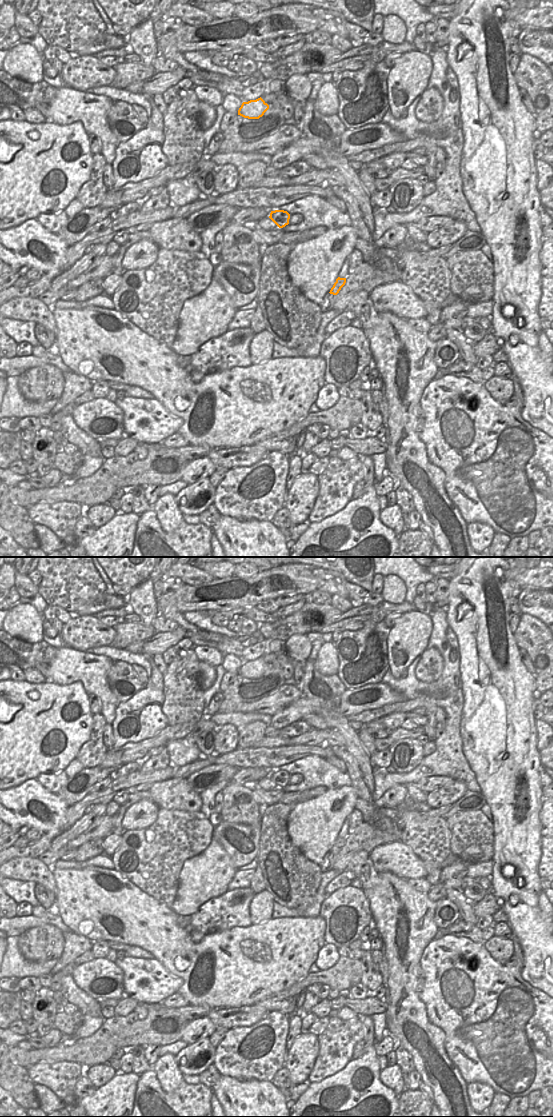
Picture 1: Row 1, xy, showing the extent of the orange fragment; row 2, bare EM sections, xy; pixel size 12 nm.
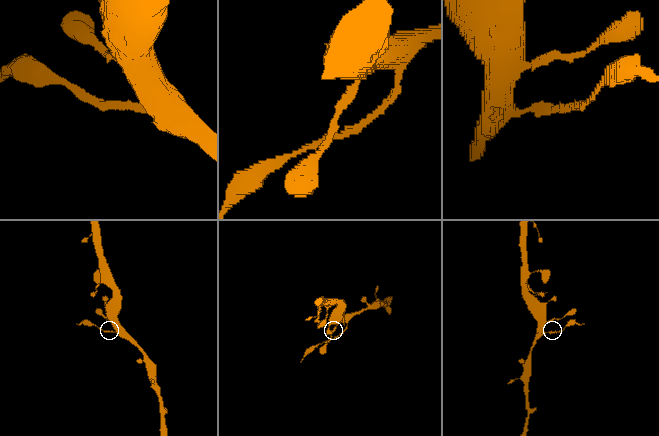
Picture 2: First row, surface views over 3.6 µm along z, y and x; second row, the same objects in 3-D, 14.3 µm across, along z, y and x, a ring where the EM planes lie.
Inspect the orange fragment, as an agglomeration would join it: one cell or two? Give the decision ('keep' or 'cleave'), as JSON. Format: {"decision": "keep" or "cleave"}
{"decision": "cleave"}

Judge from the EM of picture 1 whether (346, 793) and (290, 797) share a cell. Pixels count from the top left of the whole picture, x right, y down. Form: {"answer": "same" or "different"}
{"answer": "different"}

